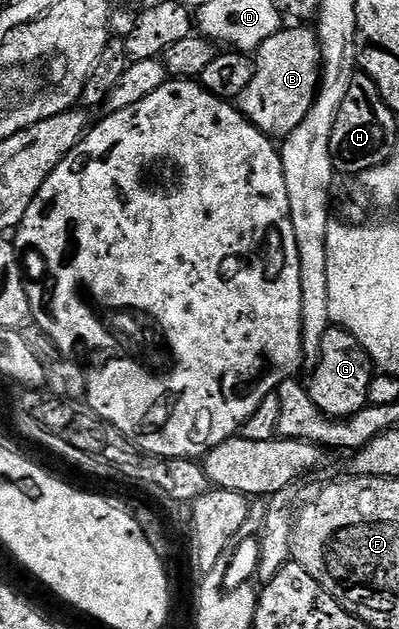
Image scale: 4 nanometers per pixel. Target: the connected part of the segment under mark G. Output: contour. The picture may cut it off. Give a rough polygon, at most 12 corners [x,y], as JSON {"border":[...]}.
{"border":[[331,325],[308,381],[312,404],[349,419],[368,405],[376,367]]}

